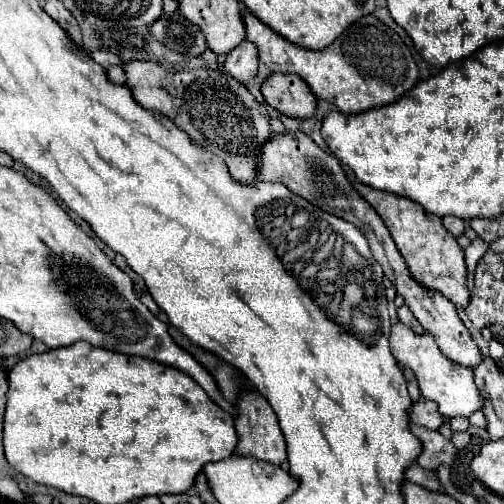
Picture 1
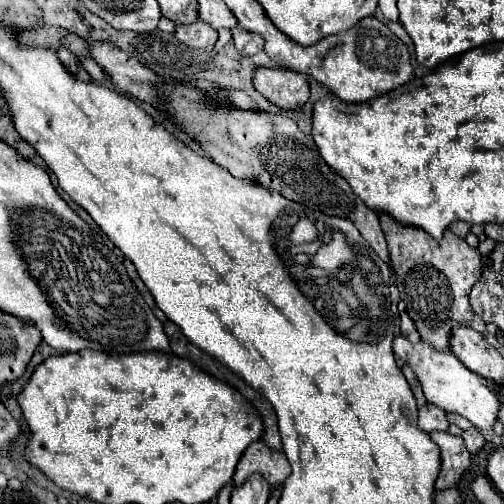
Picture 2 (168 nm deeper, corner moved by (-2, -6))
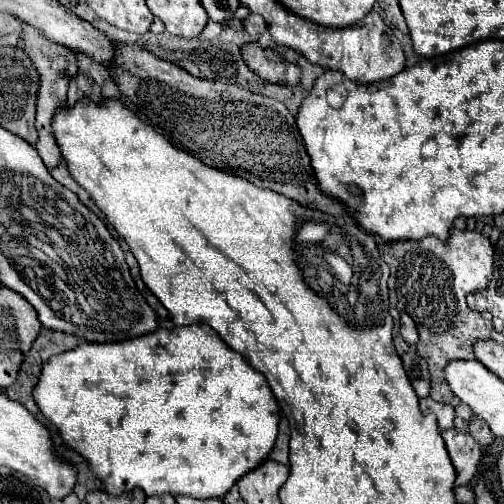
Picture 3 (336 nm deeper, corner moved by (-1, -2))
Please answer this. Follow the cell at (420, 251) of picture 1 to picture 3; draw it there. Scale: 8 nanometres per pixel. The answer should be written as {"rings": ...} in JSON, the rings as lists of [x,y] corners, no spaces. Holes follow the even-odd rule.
{"rings":[[[454,228],[452,236],[442,242],[434,236],[422,240],[402,242],[378,242],[382,260],[390,266],[388,288],[396,290],[398,300],[404,302],[404,312],[412,316],[418,326],[418,354],[428,362],[432,374],[432,398],[452,404],[456,416],[470,422],[474,412],[468,404],[462,404],[444,378],[444,368],[450,360],[474,360],[472,346],[478,340],[488,340],[494,326],[484,320],[480,312],[466,306],[466,296],[472,290],[482,290],[492,280],[494,270],[494,244],[490,238],[476,230]]]}

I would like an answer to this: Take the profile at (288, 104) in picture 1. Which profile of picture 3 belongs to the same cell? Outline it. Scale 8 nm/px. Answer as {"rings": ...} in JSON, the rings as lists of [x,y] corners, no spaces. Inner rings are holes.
{"rings":[[[250,42],[244,44],[240,52],[250,70],[254,70],[264,80],[280,84],[296,84],[300,80],[300,68],[286,62],[278,52],[270,48],[262,48],[256,42]]]}

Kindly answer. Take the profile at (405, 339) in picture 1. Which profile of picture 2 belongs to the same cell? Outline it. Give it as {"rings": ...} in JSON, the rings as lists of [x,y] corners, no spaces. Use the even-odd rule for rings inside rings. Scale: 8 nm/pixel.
{"rings":[[[397,336],[393,340],[393,354],[413,368],[413,372],[417,374],[417,378],[423,386],[427,402],[437,404],[447,414],[453,412],[453,414],[467,418],[479,430],[493,428],[493,424],[497,422],[499,396],[497,396],[491,380],[473,374],[451,352],[439,352],[437,348],[431,348],[431,344],[427,344],[425,340],[411,344],[405,336]]]}

